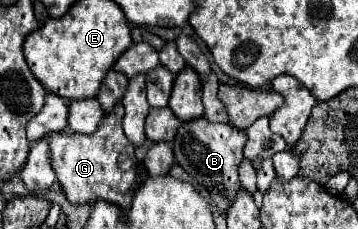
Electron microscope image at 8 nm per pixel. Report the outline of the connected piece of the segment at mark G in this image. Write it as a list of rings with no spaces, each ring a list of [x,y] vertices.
[[[117,102],[117,106],[101,120],[95,134],[49,134],[51,164],[71,204],[107,200],[121,208],[129,208],[133,198],[131,188],[135,188],[137,176],[137,158],[135,146],[125,138],[121,118],[123,104]]]

